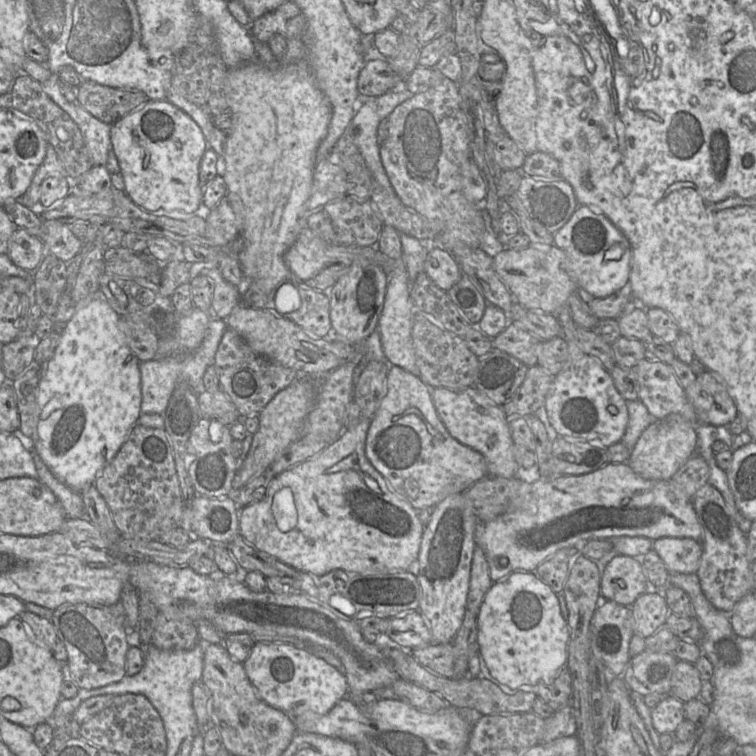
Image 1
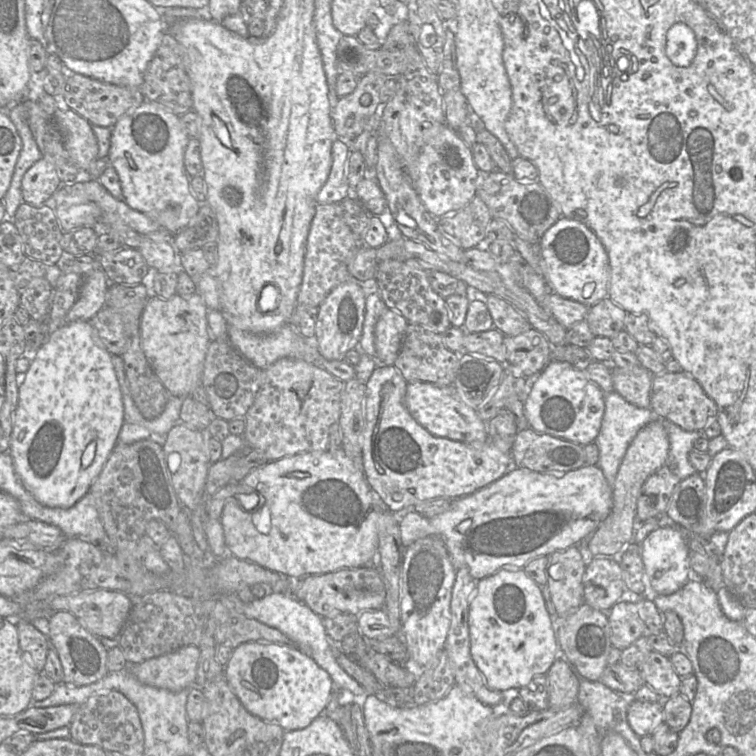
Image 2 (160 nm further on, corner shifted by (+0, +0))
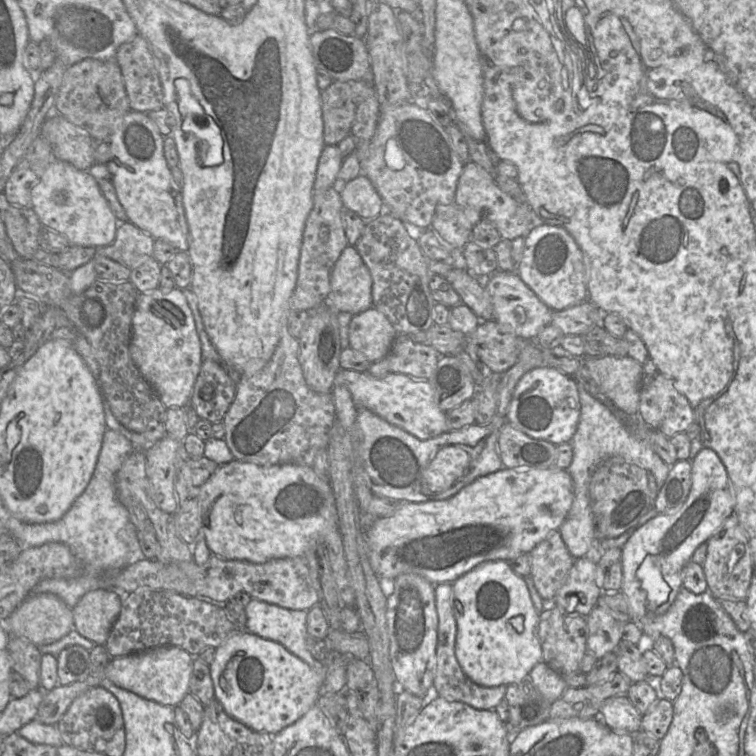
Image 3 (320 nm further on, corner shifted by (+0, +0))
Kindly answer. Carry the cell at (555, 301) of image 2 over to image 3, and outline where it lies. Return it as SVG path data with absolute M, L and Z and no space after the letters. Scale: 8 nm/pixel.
M498 270L482 280L494 312L493 320L505 330L524 340L534 340L537 334L551 323L553 310L519 278L516 272Z

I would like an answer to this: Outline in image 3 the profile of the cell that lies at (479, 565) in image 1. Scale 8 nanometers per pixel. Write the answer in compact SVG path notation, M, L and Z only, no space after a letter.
M440 583L435 585L435 605L438 615L437 644L433 690L437 696L451 701L463 702L476 709L494 710L495 706L504 699L506 686L484 687L473 682L461 669L455 656L455 641L457 633L454 615L452 584Z

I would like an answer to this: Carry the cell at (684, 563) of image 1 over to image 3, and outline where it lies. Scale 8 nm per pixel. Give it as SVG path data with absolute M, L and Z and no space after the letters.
M703 448L691 464L692 486L683 506L677 512L659 513L621 548L623 581L619 591L626 596L635 623L662 615L672 606L683 587L683 570L695 550L735 513L735 489L719 455Z

